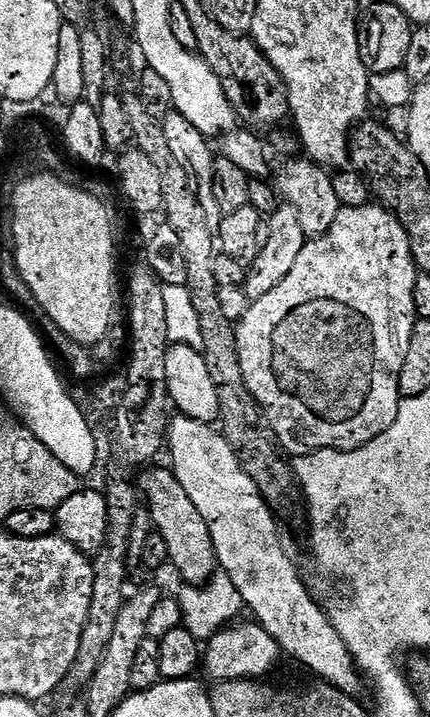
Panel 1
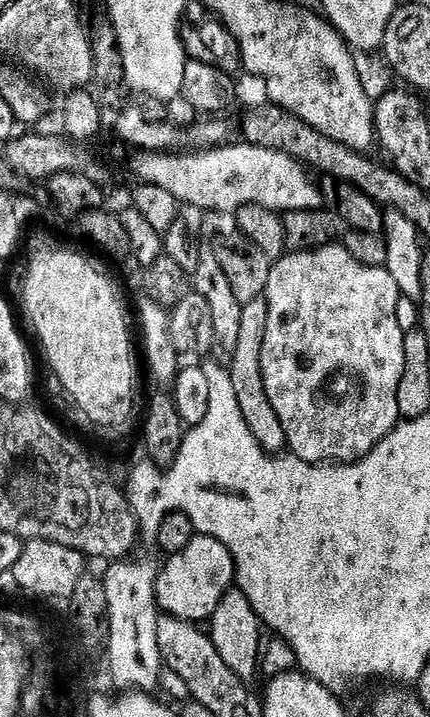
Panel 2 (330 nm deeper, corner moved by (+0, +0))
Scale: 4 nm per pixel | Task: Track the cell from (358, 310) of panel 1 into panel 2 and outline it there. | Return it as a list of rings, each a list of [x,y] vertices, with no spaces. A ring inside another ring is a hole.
[[[343,243],[327,244],[321,248],[315,248],[309,252],[288,252],[273,263],[270,270],[270,282],[266,286],[263,299],[268,302],[270,310],[270,318],[266,321],[266,342],[262,342],[262,378],[266,382],[266,398],[270,398],[270,406],[274,406],[274,414],[278,414],[278,422],[282,422],[282,430],[288,439],[287,447],[290,449],[291,455],[305,460],[311,464],[327,464],[329,462],[339,462],[342,464],[351,464],[354,460],[361,460],[366,454],[370,454],[370,450],[374,450],[374,446],[378,446],[378,442],[382,442],[388,437],[396,425],[401,423],[402,417],[398,410],[398,382],[402,382],[402,370],[406,366],[406,354],[404,353],[404,334],[402,326],[398,326],[398,302],[401,293],[396,282],[387,272],[386,268],[376,267],[374,265],[363,265],[350,254],[350,251],[344,248]]]

